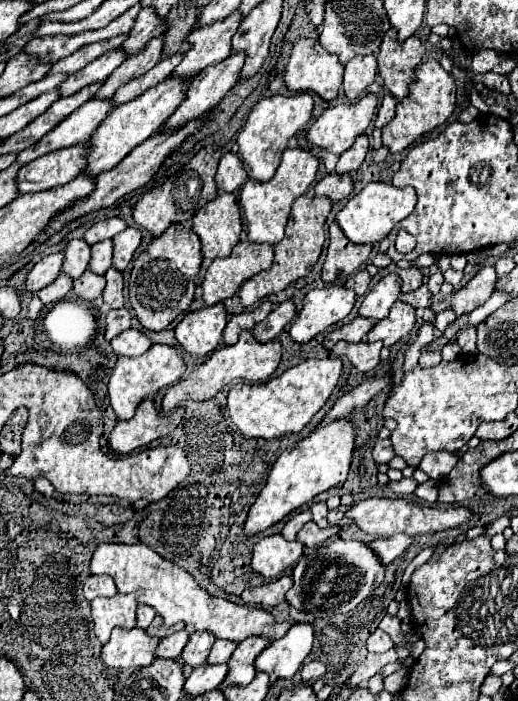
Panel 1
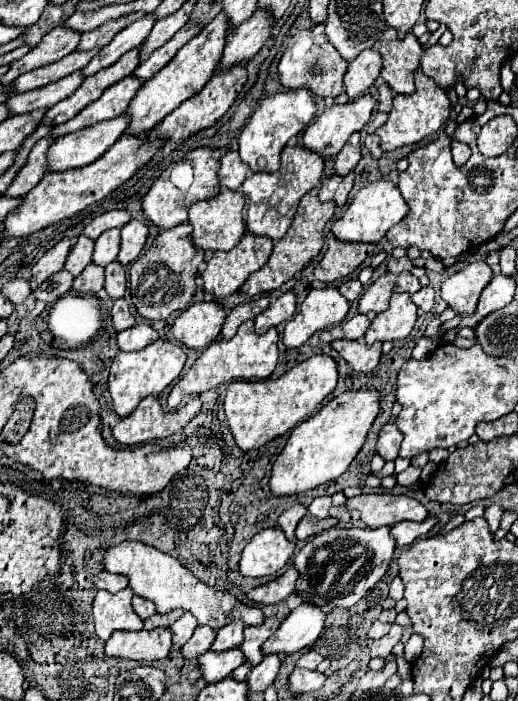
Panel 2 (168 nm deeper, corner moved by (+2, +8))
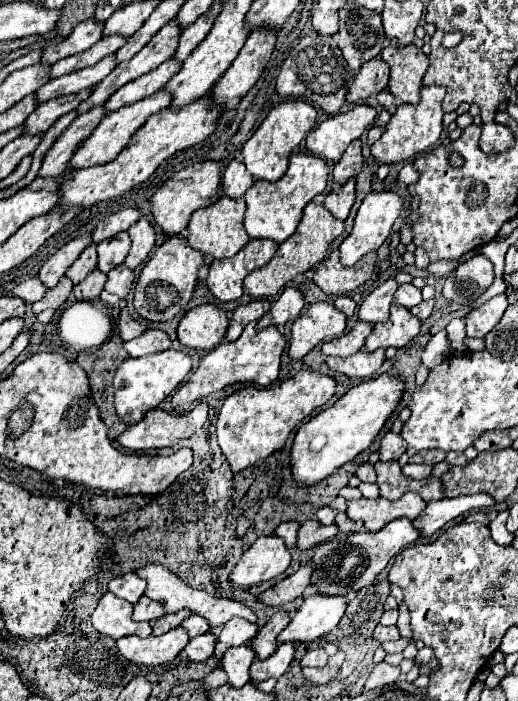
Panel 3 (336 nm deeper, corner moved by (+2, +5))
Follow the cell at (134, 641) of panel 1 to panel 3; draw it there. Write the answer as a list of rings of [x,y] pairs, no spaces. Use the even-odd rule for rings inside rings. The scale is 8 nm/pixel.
[[[175,628],[161,636],[119,638],[117,648],[129,662],[157,666],[157,664],[167,664],[175,660],[175,656],[185,648],[187,642],[189,642],[187,632],[183,628]]]

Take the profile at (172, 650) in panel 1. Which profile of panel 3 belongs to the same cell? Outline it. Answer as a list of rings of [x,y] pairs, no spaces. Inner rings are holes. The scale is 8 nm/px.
[[[189,616],[187,620],[183,620],[183,624],[181,624],[185,630],[187,630],[187,634],[189,634],[189,638],[195,638],[195,636],[199,636],[199,634],[205,634],[205,632],[209,632],[209,624],[207,624],[207,620],[205,618],[201,618],[201,616]]]

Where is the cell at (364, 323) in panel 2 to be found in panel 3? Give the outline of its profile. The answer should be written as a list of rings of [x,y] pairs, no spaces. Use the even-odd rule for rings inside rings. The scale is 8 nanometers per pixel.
[[[357,322],[353,326],[351,332],[343,334],[341,338],[335,338],[335,340],[329,340],[323,344],[323,354],[333,354],[333,356],[351,356],[355,352],[359,352],[365,344],[365,338],[371,334],[373,326],[369,322]]]

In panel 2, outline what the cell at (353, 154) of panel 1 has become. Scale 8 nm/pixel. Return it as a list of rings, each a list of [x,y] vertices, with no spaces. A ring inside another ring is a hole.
[[[353,133],[347,141],[347,145],[341,149],[341,153],[335,157],[335,173],[345,177],[349,171],[355,169],[355,165],[361,159],[361,143],[359,133]]]

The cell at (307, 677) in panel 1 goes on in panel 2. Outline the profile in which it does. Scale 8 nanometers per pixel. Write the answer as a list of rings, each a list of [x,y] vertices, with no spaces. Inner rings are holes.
[[[305,651],[301,657],[299,657],[299,661],[297,661],[297,667],[303,667],[303,669],[317,669],[317,665],[323,661],[325,657],[321,655],[321,653],[317,653],[317,651]]]

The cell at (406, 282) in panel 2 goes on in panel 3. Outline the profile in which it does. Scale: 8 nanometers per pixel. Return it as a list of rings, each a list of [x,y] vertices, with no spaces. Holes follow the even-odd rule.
[[[399,284],[397,292],[395,292],[395,298],[393,298],[395,304],[401,304],[401,306],[405,306],[405,308],[413,308],[413,306],[417,306],[421,300],[423,300],[423,298],[421,298],[421,290],[415,288],[413,284]]]

